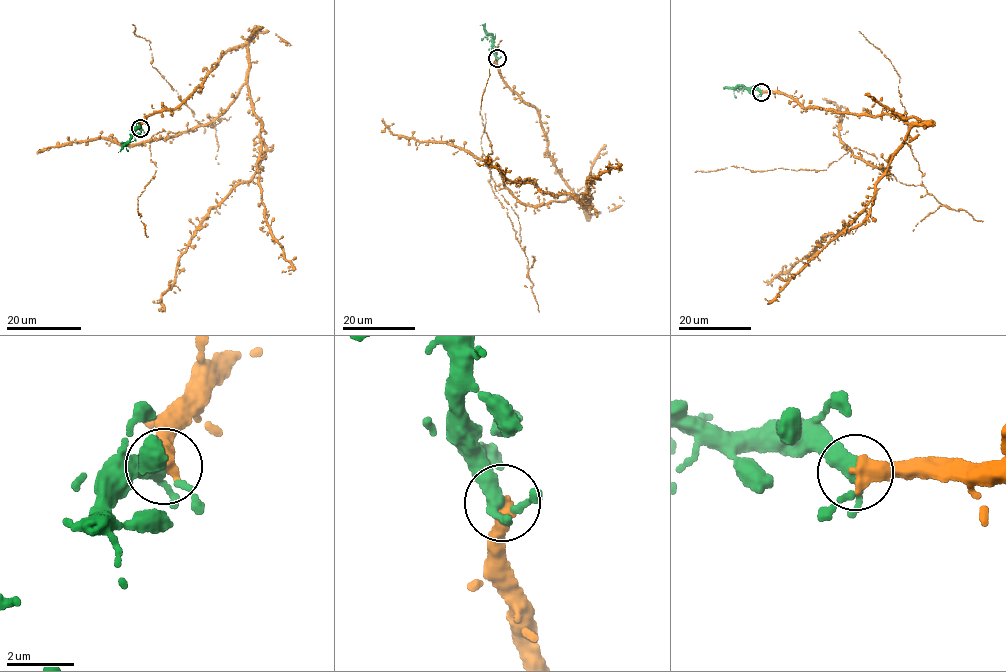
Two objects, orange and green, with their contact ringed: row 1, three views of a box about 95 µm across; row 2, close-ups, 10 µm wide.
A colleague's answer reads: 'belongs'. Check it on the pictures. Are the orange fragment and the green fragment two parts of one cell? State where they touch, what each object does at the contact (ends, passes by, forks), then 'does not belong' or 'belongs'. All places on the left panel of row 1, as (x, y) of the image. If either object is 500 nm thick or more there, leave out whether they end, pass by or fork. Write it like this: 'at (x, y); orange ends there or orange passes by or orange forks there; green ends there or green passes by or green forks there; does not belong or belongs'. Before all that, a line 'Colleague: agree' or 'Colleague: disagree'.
Colleague: agree
at (140, 128); belongs

